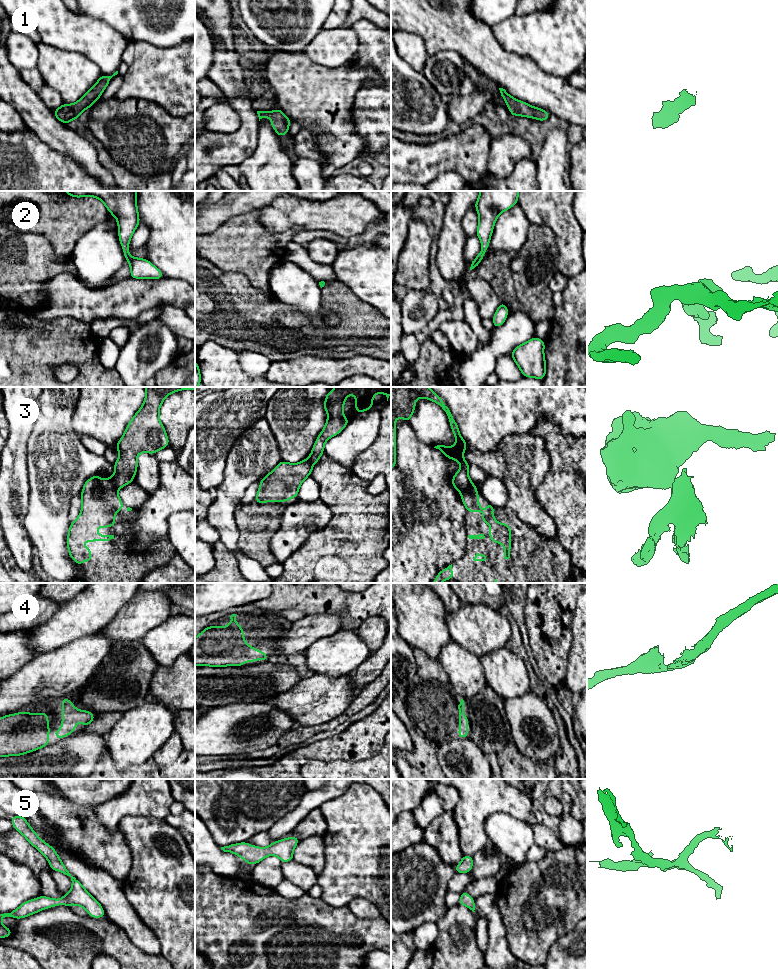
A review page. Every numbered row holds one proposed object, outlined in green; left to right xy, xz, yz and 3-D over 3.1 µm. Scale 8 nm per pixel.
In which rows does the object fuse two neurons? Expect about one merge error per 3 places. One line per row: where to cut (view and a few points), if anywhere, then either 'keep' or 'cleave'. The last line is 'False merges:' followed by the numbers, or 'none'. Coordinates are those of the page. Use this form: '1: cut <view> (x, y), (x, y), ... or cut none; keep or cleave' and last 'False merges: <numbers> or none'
1: cut none; keep
2: cut none; keep
3: cut yz (472, 483), (461, 493); cleave
4: cut none; keep
5: cut none; keep
False merges: 3

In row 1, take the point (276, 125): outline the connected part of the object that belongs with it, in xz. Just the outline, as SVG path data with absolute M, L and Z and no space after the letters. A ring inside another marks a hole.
M280 108L274 111L257 111L257 114L259 121L264 117L271 118L272 128L280 138L282 138L283 135L288 134L291 120L281 111Z

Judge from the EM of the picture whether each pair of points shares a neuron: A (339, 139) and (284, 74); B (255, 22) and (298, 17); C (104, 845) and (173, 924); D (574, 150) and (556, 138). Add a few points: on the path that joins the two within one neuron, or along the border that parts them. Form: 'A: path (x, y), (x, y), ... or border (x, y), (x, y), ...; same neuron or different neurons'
A: path (331, 123), (300, 90); same neuron
B: path (266, 17), (287, 17); same neuron
C: border (131, 850), (131, 868), (128, 875), (122, 881); different neurons
D: border (570, 147), (567, 169); different neurons

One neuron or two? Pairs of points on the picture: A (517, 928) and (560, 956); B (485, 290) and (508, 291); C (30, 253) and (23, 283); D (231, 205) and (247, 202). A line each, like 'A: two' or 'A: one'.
A: two
B: two
C: one
D: one

